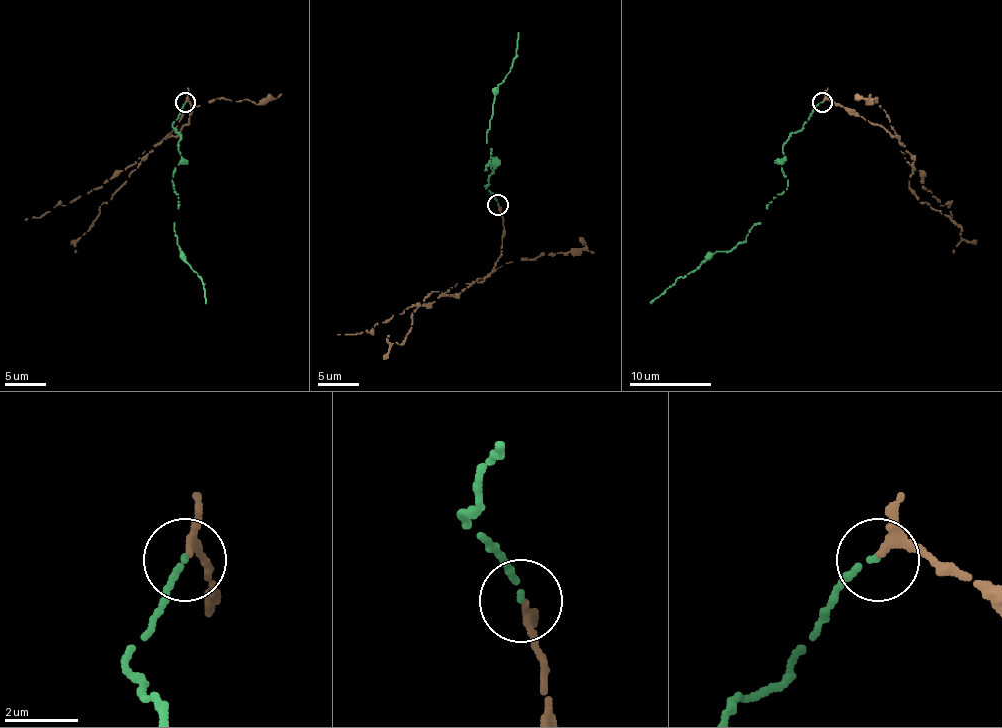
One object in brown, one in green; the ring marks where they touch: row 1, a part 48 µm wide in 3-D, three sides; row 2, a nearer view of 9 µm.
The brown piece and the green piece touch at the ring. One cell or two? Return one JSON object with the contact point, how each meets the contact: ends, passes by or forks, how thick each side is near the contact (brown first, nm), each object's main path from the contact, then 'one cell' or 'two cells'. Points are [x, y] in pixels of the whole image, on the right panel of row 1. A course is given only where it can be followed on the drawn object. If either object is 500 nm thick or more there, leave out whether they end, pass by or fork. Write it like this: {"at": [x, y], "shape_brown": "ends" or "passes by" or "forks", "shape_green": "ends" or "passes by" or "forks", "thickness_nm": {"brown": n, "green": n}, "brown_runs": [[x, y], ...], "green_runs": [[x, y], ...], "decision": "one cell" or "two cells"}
{"at": [822, 102], "shape_brown": "passes by", "shape_green": "ends", "thickness_nm": {"brown": 220, "green": 160}, "brown_runs": [[823, 101], [853, 109], [898, 135], [912, 164], [908, 162], [921, 172], [923, 186], [949, 207], [951, 219]], "green_runs": [[823, 103], [782, 148], [782, 168], [788, 186], [768, 205], [759, 223], [729, 252], [715, 252], [649, 303]], "decision": "two cells"}

